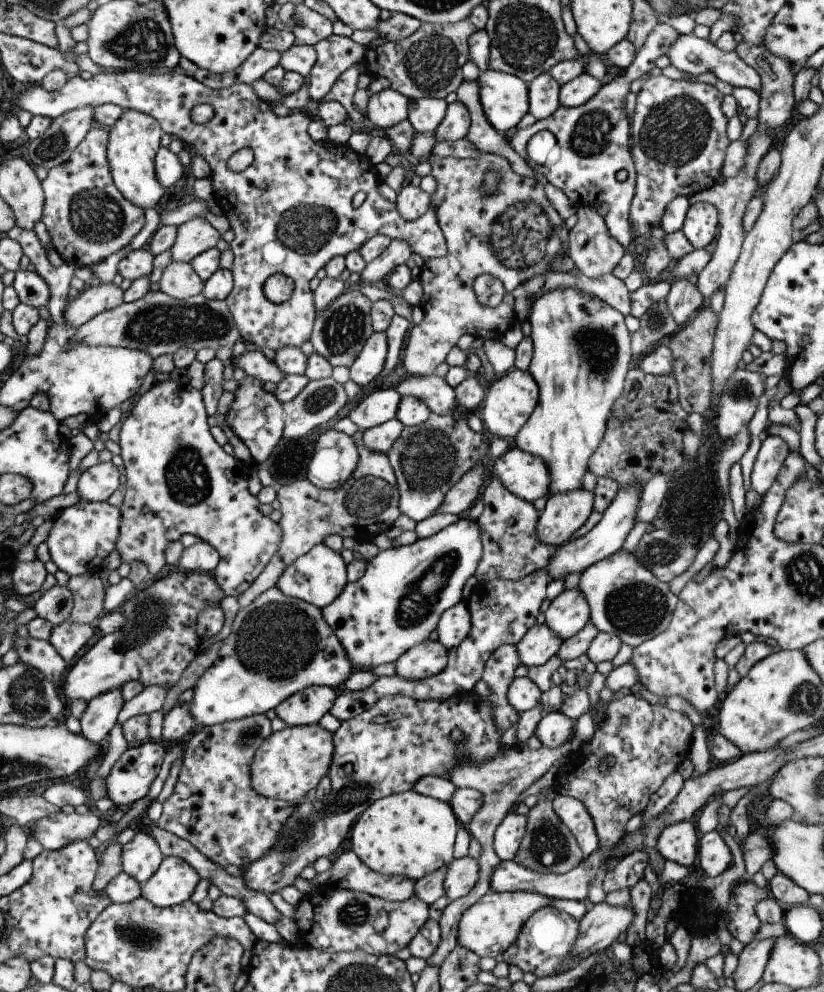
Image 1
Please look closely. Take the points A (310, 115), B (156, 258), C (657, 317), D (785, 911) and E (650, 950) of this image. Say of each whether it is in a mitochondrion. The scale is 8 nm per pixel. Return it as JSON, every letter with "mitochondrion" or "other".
{"A":"other","B":"other","C":"mitochondrion","D":"other","E":"other"}

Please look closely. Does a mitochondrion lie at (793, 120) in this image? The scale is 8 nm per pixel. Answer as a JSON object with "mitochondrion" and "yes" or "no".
{"mitochondrion":"no"}

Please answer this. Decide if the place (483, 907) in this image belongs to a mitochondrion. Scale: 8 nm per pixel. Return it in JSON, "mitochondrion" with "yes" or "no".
{"mitochondrion":"no"}

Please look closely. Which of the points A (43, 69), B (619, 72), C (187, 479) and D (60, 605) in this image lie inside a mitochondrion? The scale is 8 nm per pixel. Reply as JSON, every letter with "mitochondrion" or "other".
{"A":"other","B":"other","C":"mitochondrion","D":"mitochondrion"}

